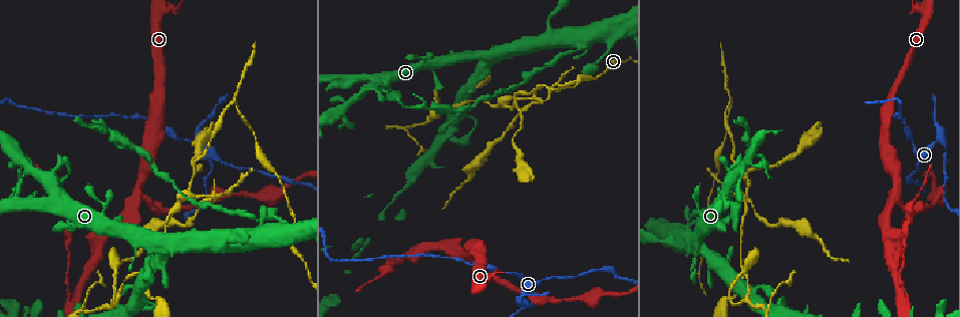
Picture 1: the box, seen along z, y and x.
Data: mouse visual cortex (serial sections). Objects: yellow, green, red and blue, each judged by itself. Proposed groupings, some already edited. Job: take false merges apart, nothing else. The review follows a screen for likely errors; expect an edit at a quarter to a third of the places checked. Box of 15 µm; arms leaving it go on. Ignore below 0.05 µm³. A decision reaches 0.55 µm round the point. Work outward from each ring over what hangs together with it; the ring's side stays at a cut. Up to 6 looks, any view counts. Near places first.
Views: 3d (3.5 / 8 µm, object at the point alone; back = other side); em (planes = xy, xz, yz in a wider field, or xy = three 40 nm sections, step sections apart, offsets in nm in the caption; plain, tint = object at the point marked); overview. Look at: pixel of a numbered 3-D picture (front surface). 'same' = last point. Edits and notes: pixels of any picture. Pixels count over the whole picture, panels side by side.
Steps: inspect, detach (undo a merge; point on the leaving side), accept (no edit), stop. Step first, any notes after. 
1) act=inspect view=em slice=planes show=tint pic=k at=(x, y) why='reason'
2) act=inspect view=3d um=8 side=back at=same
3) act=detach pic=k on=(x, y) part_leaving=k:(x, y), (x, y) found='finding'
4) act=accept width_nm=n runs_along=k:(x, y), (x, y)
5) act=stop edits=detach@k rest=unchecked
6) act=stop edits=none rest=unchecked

act=inspect view=3d um=3.5 pic=1 at=(707, 203) why='thin neck'

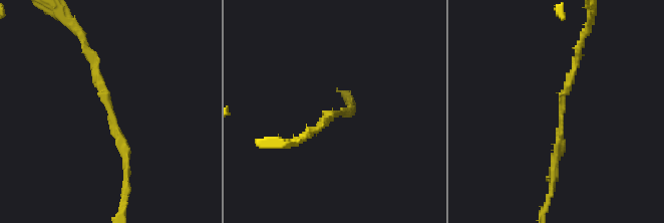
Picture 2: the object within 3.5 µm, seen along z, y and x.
act=inspect view=em slice=planes show=tint pic=2 at=(340, 112) arm_widths_nm=100,150 why='now the EM'

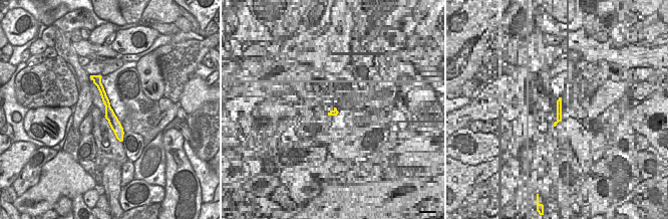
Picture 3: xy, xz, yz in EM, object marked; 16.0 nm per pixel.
act=inspect view=em slice=xy step=1 show=tint at=same why='cut it another way'

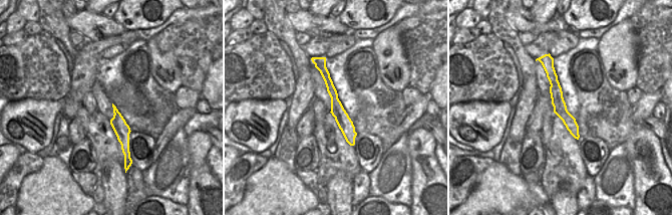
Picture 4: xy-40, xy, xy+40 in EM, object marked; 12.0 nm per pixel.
act=accept runs_along=4:(320, 65), (352, 142) found='continuous, no second cell'

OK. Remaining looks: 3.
act=inspect view=3d um=3.5 pic=1 at=(686, 228)

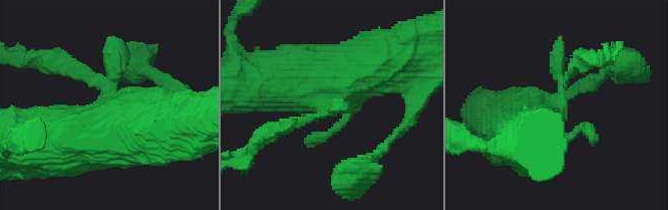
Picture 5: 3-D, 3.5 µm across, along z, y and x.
act=inspect view=em slice=xy step=3 show=tint pic=5 at=(551, 106)

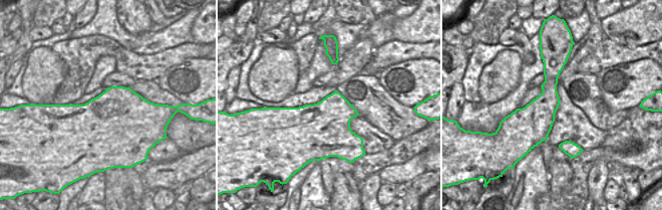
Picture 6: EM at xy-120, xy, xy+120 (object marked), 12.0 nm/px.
act=detach pic=5 on=(63, 62) part_leaving=5:(95, 78), (22, 60) found='two cells meet here'

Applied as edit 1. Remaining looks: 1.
act=stop edits=detach@5 rest=unchecked

